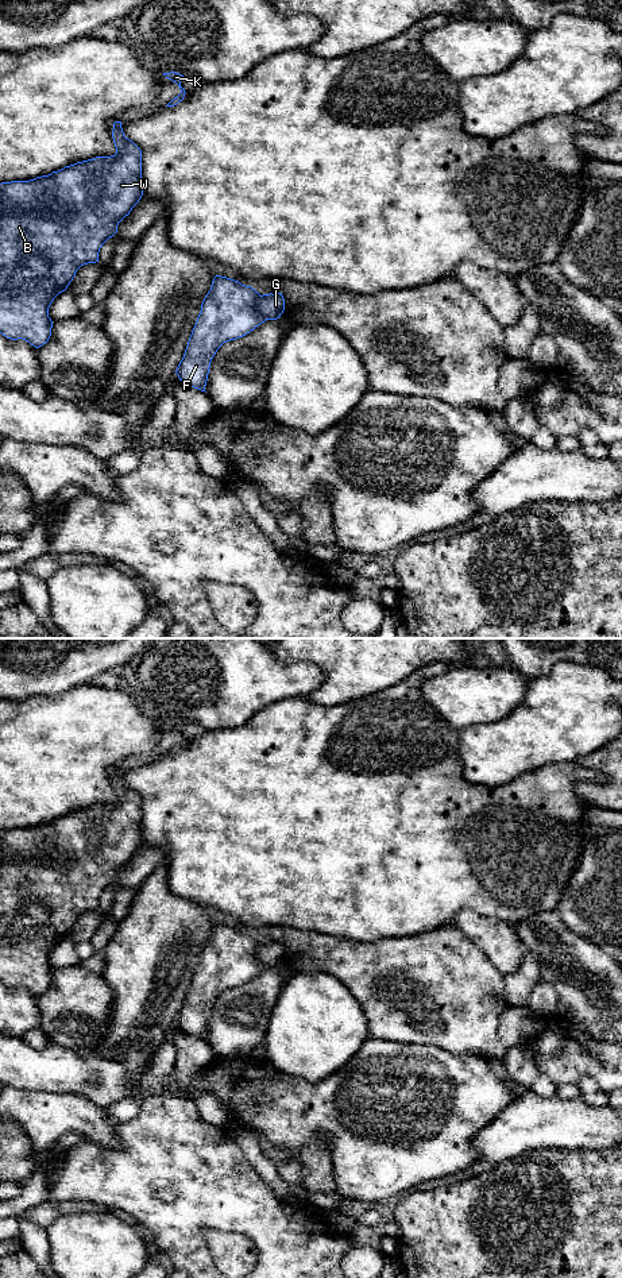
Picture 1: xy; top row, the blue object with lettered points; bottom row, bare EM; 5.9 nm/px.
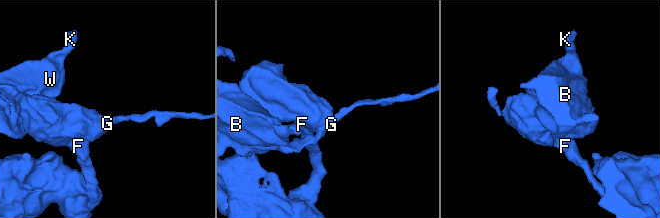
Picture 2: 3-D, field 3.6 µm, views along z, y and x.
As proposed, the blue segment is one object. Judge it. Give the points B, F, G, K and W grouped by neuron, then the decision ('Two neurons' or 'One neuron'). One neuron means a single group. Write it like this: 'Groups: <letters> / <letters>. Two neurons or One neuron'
Groups: B G K W / F. Two neurons

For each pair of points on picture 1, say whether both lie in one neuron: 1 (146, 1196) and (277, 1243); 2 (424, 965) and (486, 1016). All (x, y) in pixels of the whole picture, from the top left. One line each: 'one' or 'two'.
1: one
2: one

